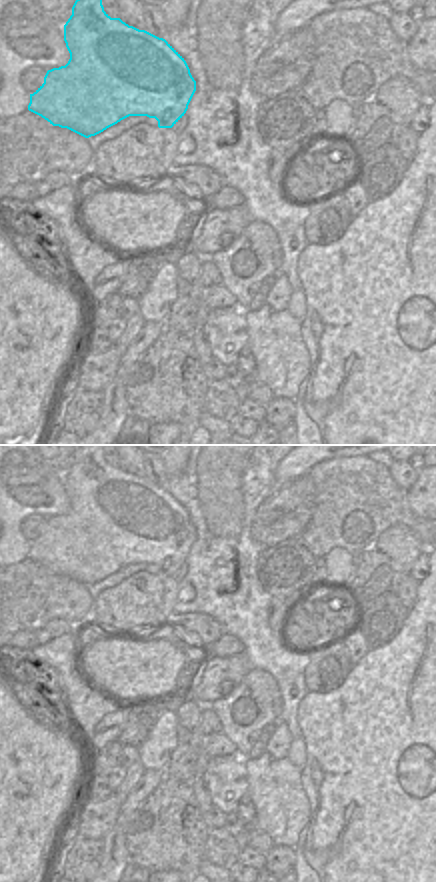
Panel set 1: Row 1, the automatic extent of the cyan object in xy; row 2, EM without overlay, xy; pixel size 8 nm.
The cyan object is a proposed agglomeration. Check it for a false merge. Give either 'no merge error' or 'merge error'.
no merge error

